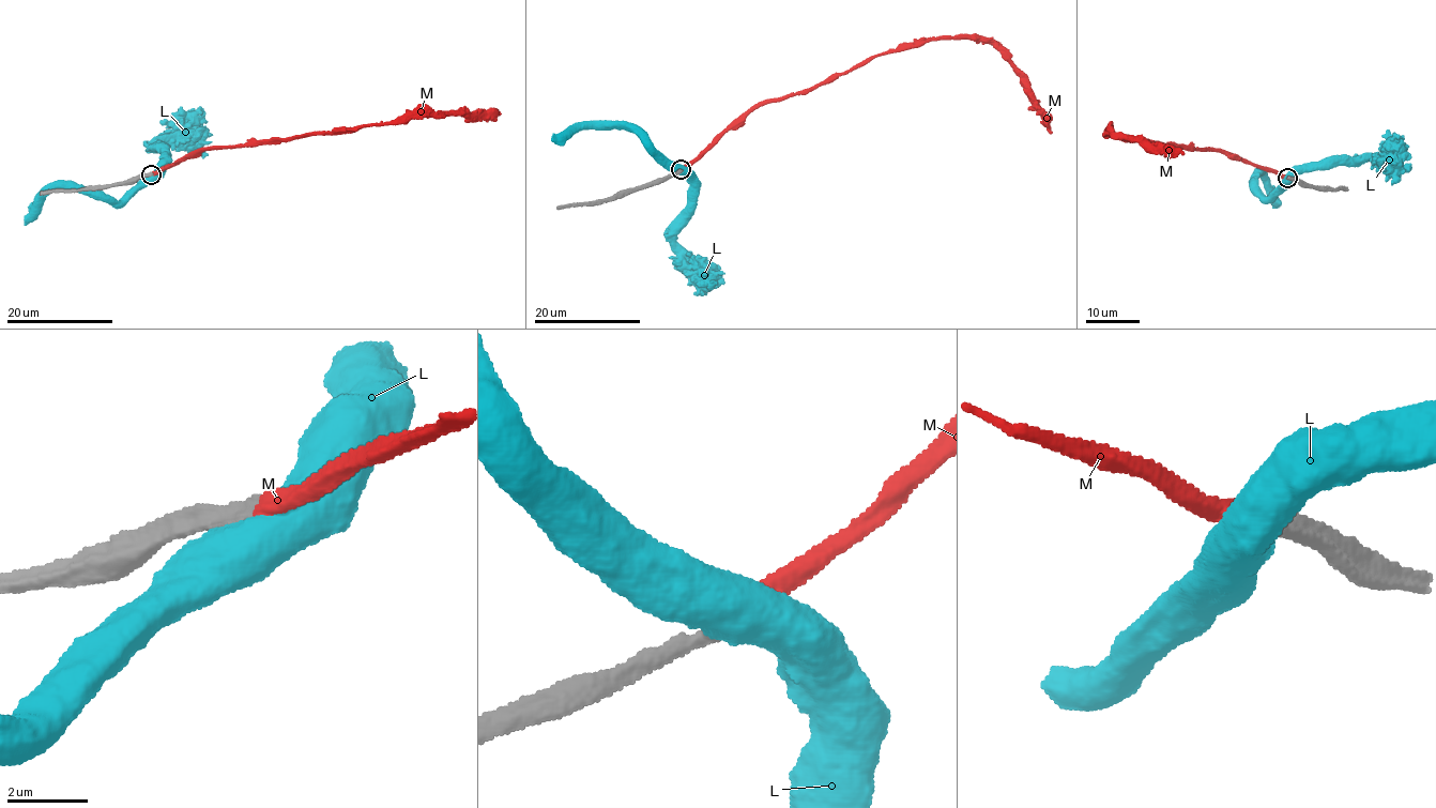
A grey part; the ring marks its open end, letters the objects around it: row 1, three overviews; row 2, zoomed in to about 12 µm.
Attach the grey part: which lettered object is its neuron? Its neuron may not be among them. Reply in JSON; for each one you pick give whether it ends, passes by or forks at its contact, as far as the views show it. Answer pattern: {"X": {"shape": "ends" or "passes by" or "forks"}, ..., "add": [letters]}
{"M": {"shape": "ends"}, "add": ["M"]}

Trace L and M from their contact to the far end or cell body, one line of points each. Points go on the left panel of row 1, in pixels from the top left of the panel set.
L: (149, 176), (121, 200), (90, 191), (55, 187), (25, 225)
M: (150, 174), (211, 149), (407, 122), (422, 116), (460, 110), (472, 112), (495, 110), (500, 113)

